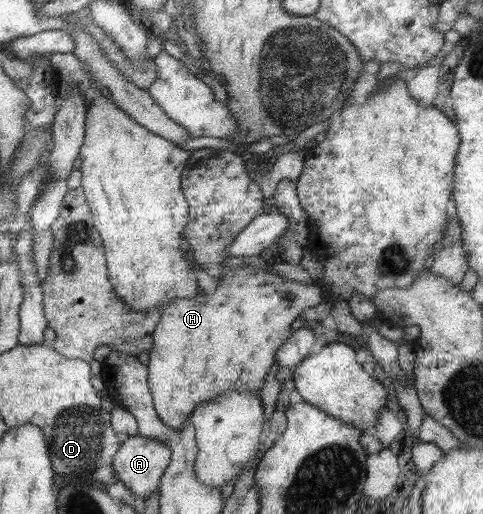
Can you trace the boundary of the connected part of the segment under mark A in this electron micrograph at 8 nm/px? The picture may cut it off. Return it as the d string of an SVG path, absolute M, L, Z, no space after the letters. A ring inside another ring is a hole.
M138 434L131 437L122 437L122 445L118 447L113 456L114 477L128 489L134 496L147 498L158 490L161 476L170 463L170 448L150 437L142 437Z

